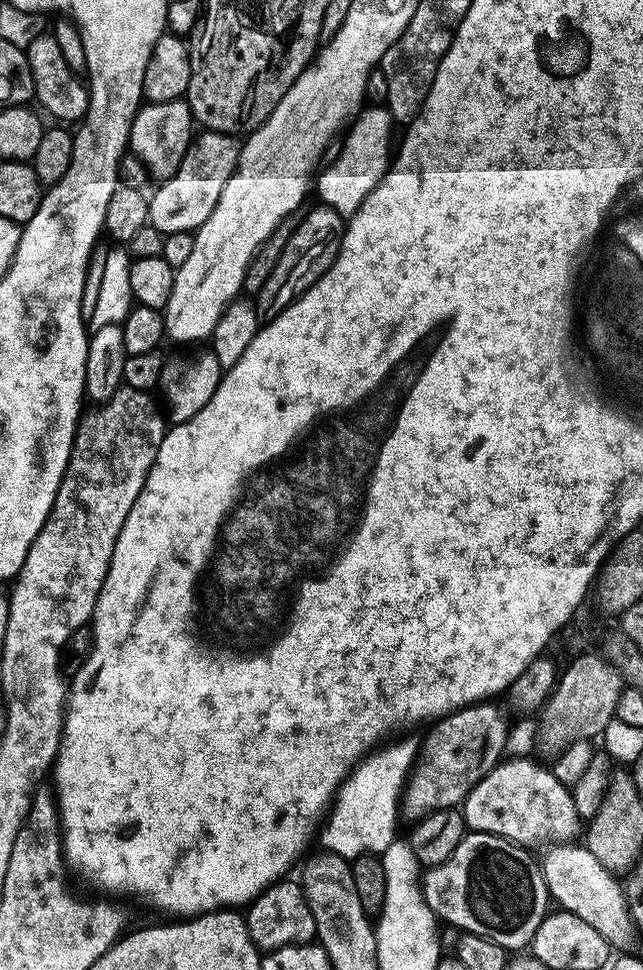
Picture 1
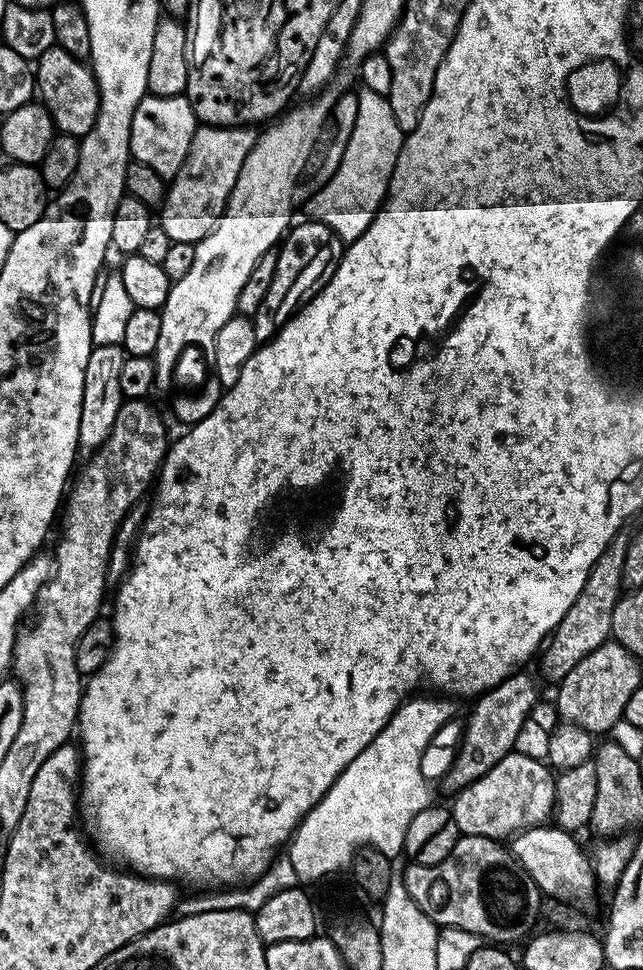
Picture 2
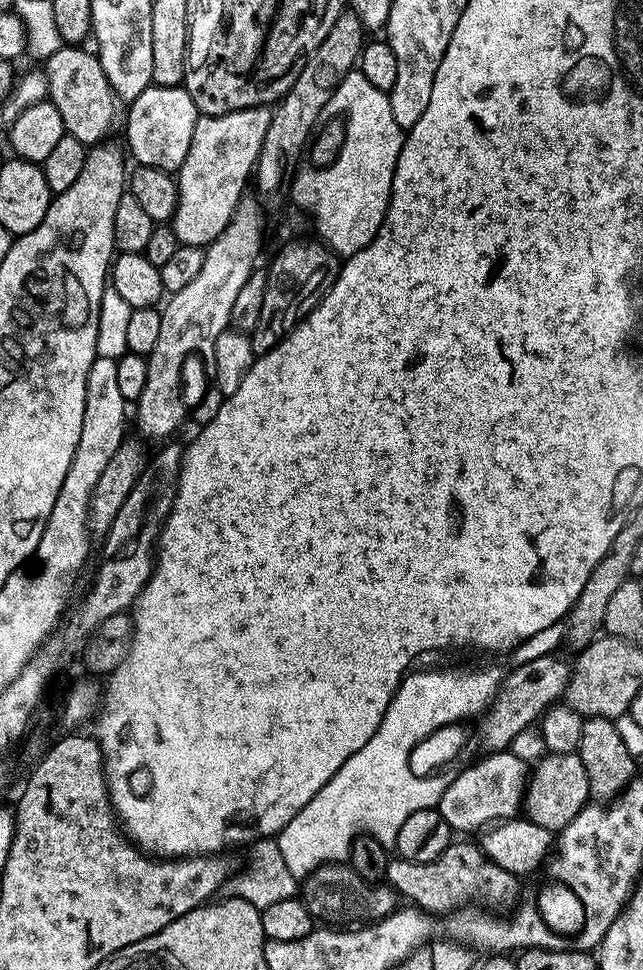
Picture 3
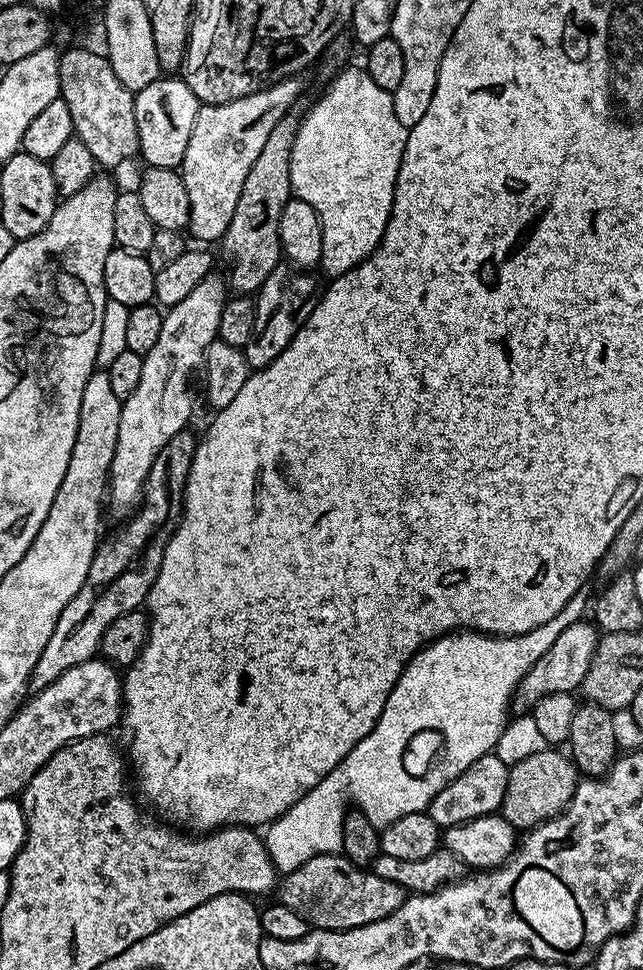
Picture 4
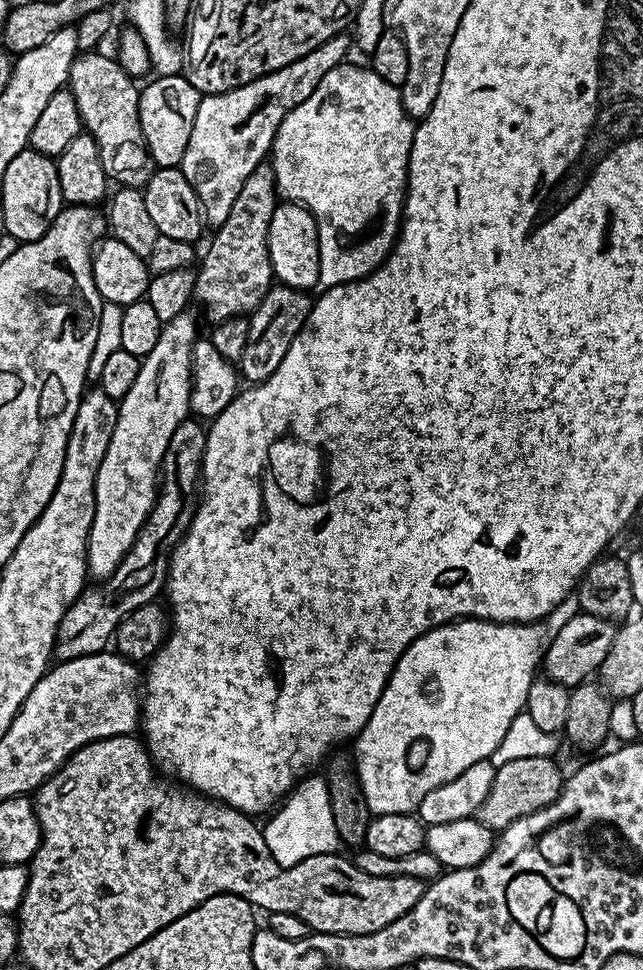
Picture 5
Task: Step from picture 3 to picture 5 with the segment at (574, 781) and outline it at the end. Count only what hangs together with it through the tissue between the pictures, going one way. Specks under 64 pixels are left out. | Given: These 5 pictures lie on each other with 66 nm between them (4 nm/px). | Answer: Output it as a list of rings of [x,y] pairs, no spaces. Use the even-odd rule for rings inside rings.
[[[552,756],[521,758],[497,768],[494,786],[490,786],[490,794],[486,794],[486,802],[482,802],[478,813],[480,823],[493,830],[502,830],[518,822],[518,818],[526,818],[526,814],[534,814],[554,802],[566,779],[554,761]]]

